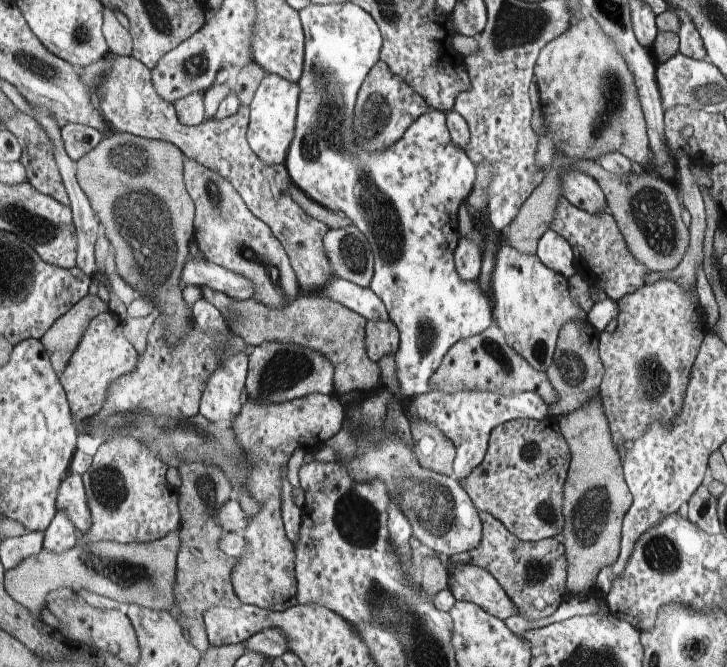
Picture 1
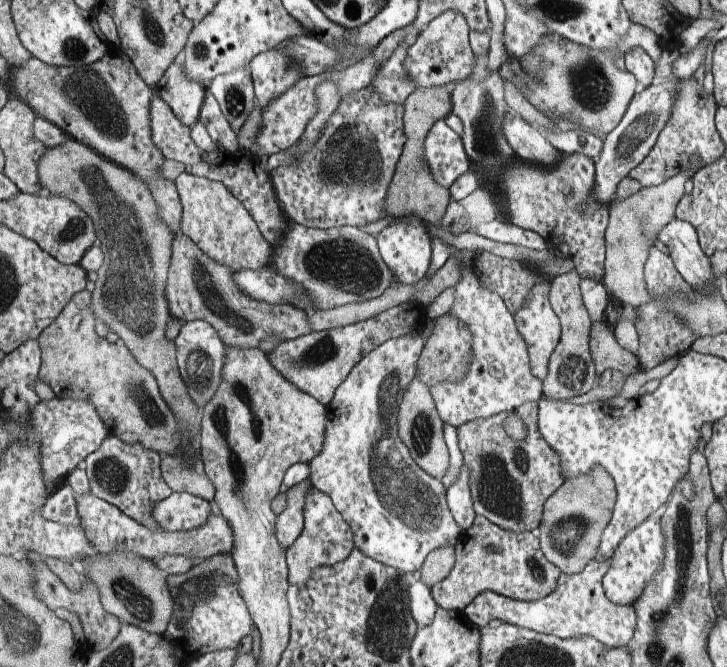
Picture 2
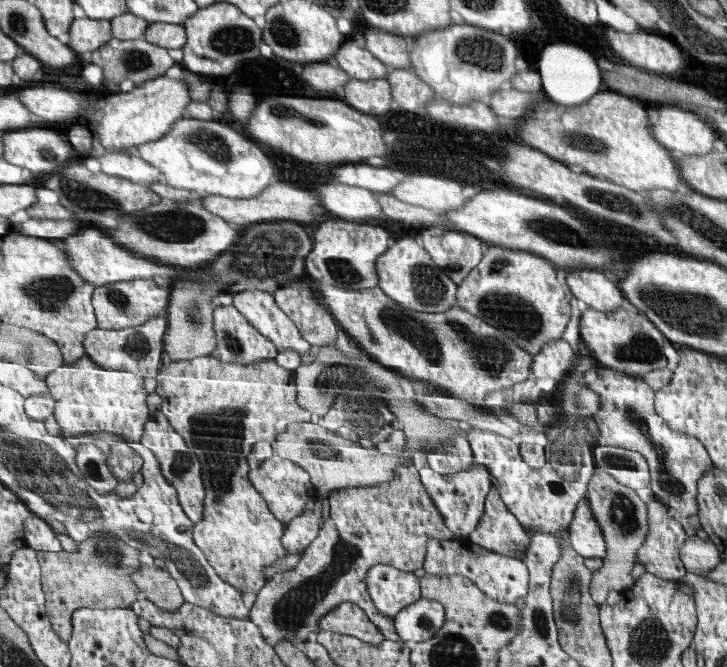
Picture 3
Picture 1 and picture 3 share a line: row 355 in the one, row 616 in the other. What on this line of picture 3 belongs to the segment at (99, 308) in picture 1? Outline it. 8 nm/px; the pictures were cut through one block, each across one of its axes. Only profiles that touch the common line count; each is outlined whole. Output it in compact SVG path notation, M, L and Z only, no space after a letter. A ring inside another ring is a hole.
M113 534L93 536L90 540L79 542L78 552L39 552L41 562L42 584L46 594L46 608L52 620L53 628L61 640L69 641L73 636L73 612L80 608L115 609L129 608L137 602L143 594L135 582L133 574L139 571L142 563L139 560L141 550L128 546L123 538Z

